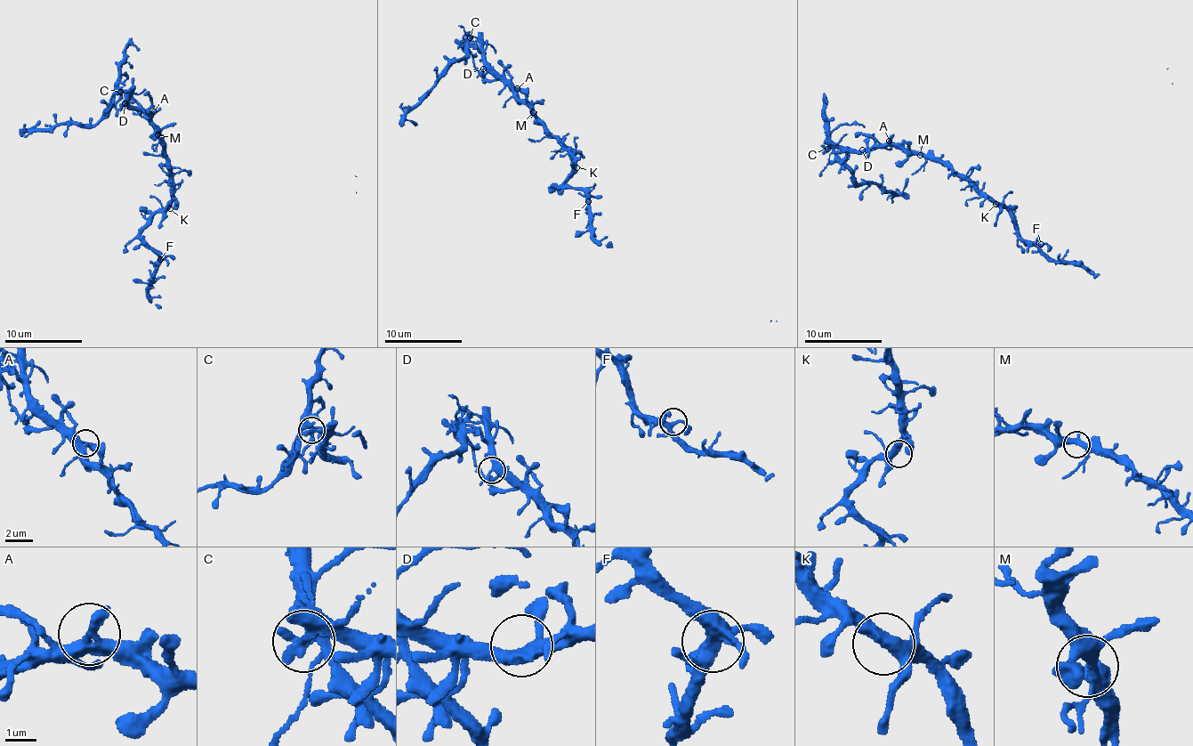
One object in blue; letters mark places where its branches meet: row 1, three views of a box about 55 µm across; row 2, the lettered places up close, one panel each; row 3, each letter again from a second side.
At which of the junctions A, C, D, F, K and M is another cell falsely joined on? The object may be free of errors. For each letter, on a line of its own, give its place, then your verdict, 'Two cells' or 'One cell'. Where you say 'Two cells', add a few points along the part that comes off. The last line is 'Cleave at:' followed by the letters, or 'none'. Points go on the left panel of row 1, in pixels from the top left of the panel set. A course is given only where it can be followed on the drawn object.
A: Place: (154, 111). One cell
C: Place: (120, 92). One cell
D: Place: (124, 103). One cell
F: Place: (160, 259). One cell
K: Place: (170, 208). One cell
M: Place: (157, 134). One cell
Cleave at: none

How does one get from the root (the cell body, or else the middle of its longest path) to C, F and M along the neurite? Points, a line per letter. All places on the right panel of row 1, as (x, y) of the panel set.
C: (995, 203), (971, 182), (943, 165), (899, 145), (858, 151), (834, 146), (827, 149)
F: (995, 203), (1004, 205), (1023, 240), (1030, 245), (1041, 244)
M: (995, 203), (971, 182), (920, 155)

